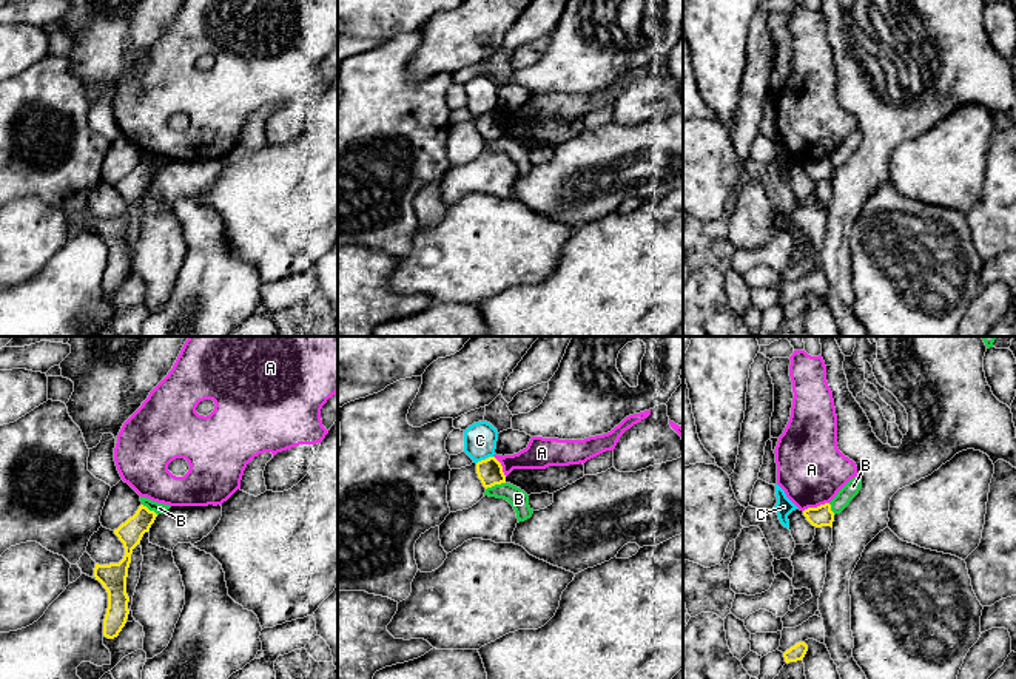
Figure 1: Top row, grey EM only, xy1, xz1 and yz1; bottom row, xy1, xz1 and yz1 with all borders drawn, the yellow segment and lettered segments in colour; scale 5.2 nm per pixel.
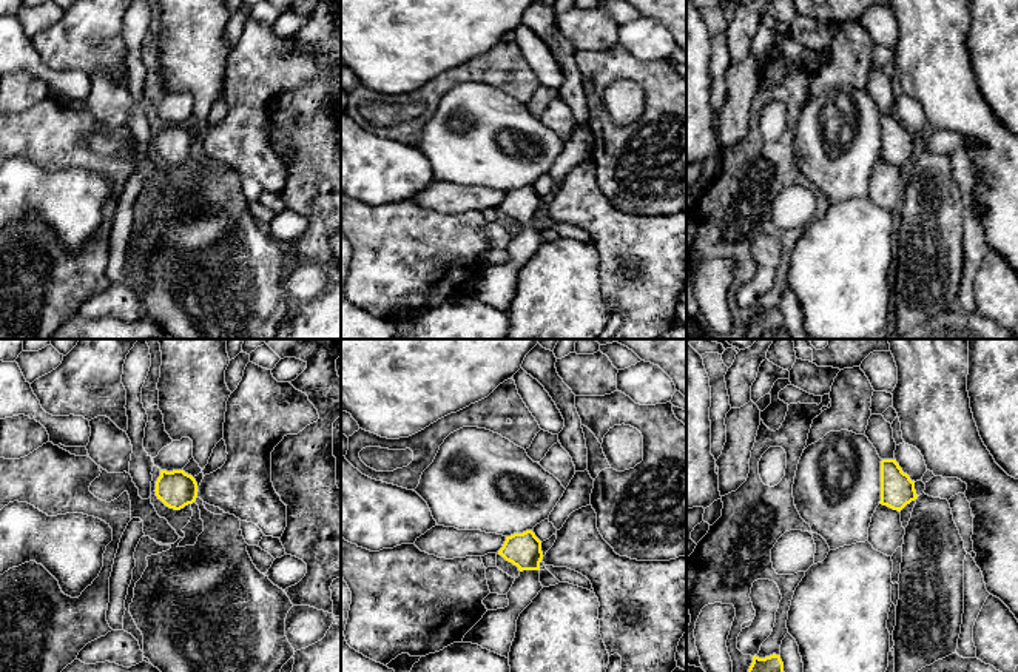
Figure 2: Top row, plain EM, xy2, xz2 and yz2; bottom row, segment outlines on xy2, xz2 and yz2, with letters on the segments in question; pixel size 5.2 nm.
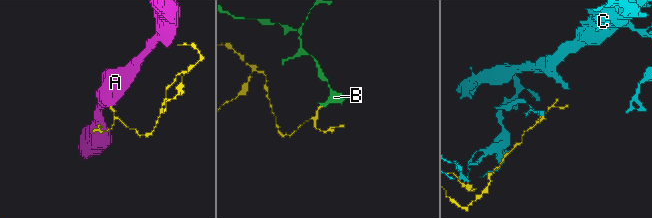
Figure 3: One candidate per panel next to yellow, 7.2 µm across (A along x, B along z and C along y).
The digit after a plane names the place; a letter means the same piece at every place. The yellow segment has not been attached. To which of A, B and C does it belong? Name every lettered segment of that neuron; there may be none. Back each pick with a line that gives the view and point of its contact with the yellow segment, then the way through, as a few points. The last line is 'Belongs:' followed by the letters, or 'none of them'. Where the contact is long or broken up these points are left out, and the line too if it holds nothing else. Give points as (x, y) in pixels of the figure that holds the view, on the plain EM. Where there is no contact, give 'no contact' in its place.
Belongs: none of them

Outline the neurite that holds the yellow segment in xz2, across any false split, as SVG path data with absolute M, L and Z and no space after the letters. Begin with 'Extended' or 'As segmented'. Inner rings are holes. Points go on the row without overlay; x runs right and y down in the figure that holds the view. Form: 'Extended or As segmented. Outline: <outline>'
Extended. Outline: M532 185L514 188L506 191L498 210L520 225L520 231L515 233L507 247L509 260L487 265L464 290L463 297L478 299L483 304L509 313L517 287L517 274L543 244L540 237L540 217L543 214L541 196Z

